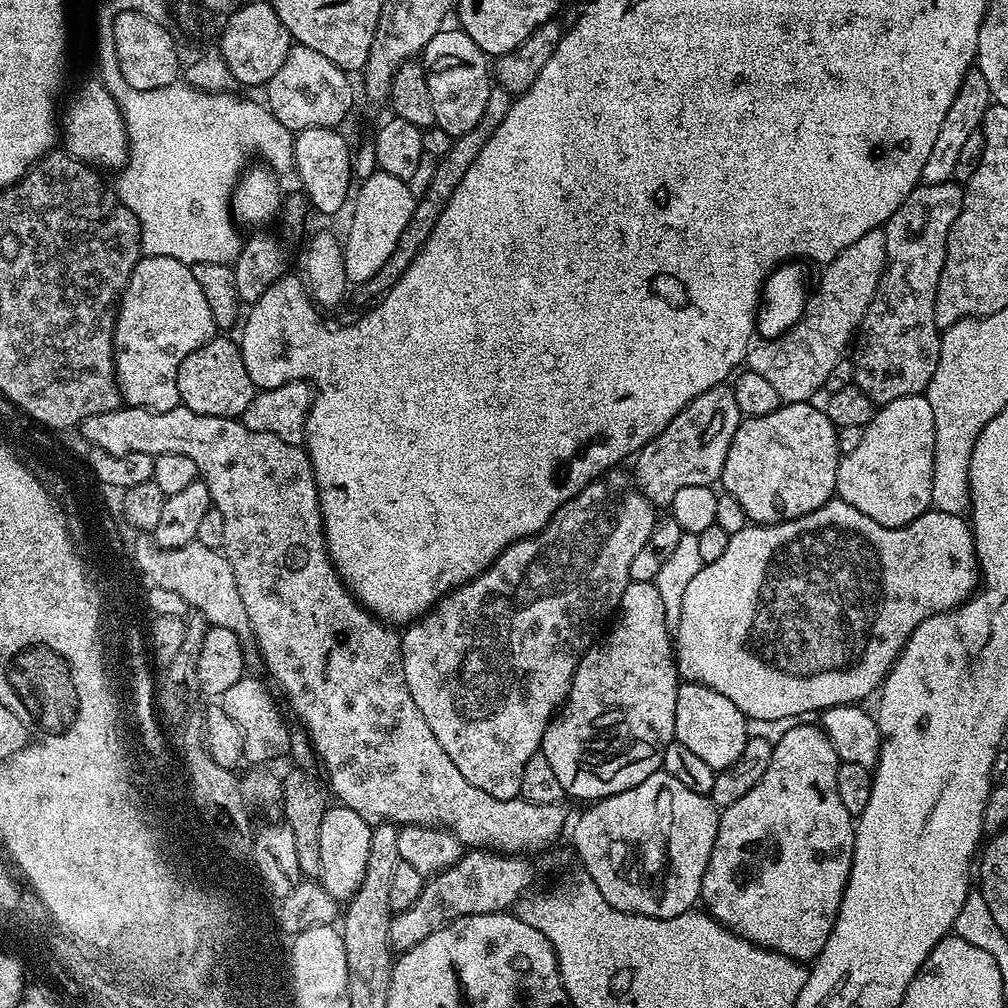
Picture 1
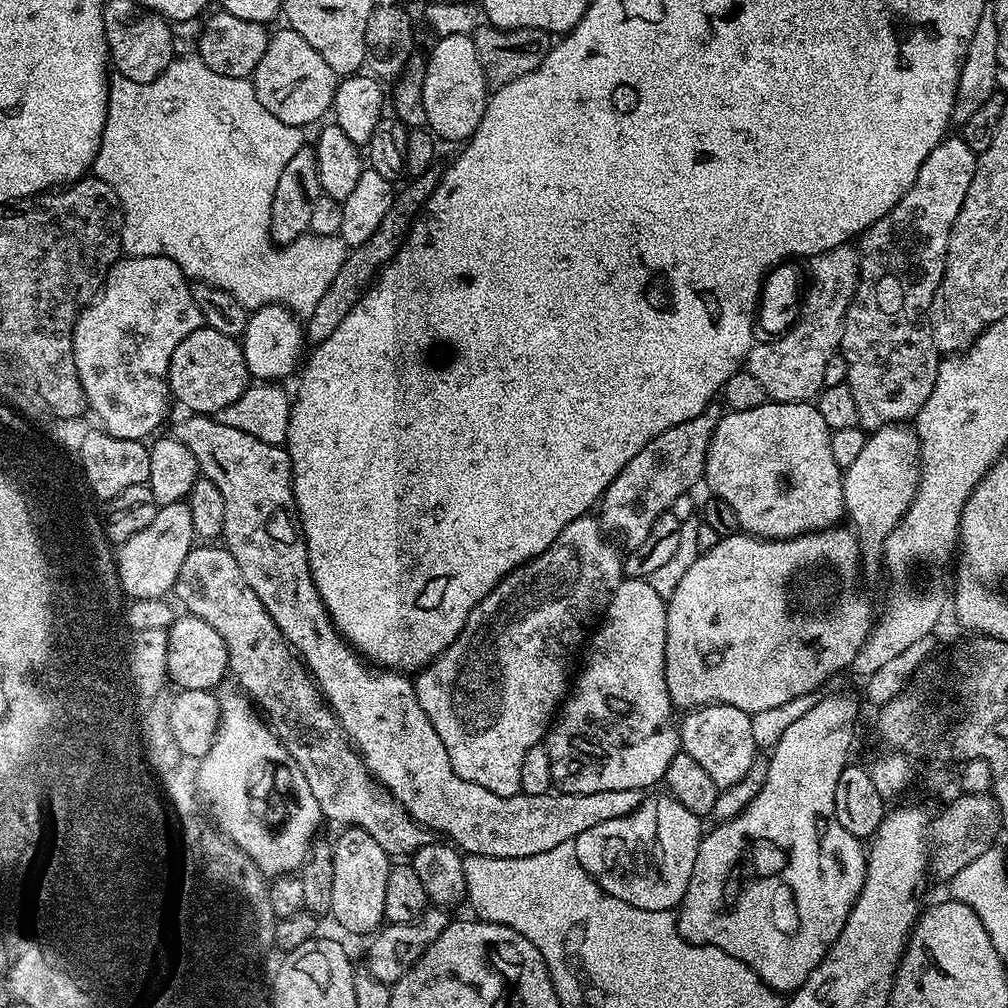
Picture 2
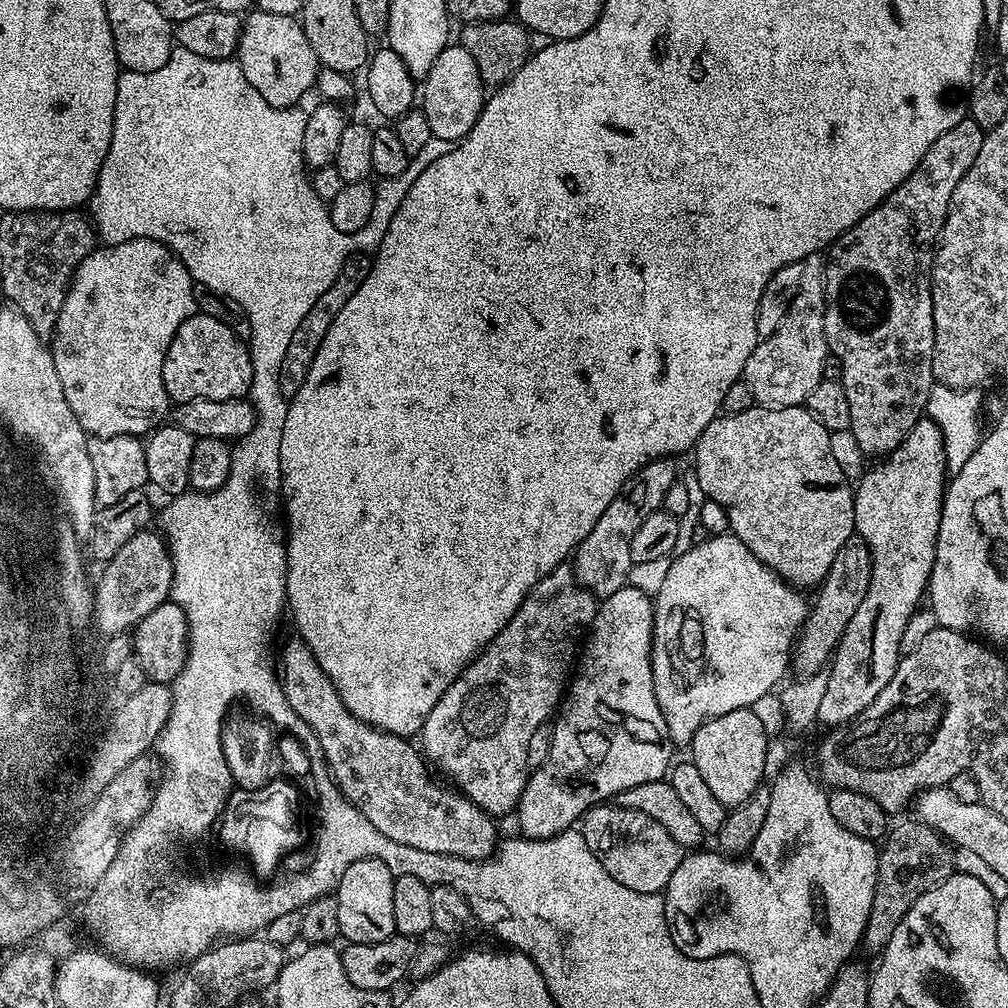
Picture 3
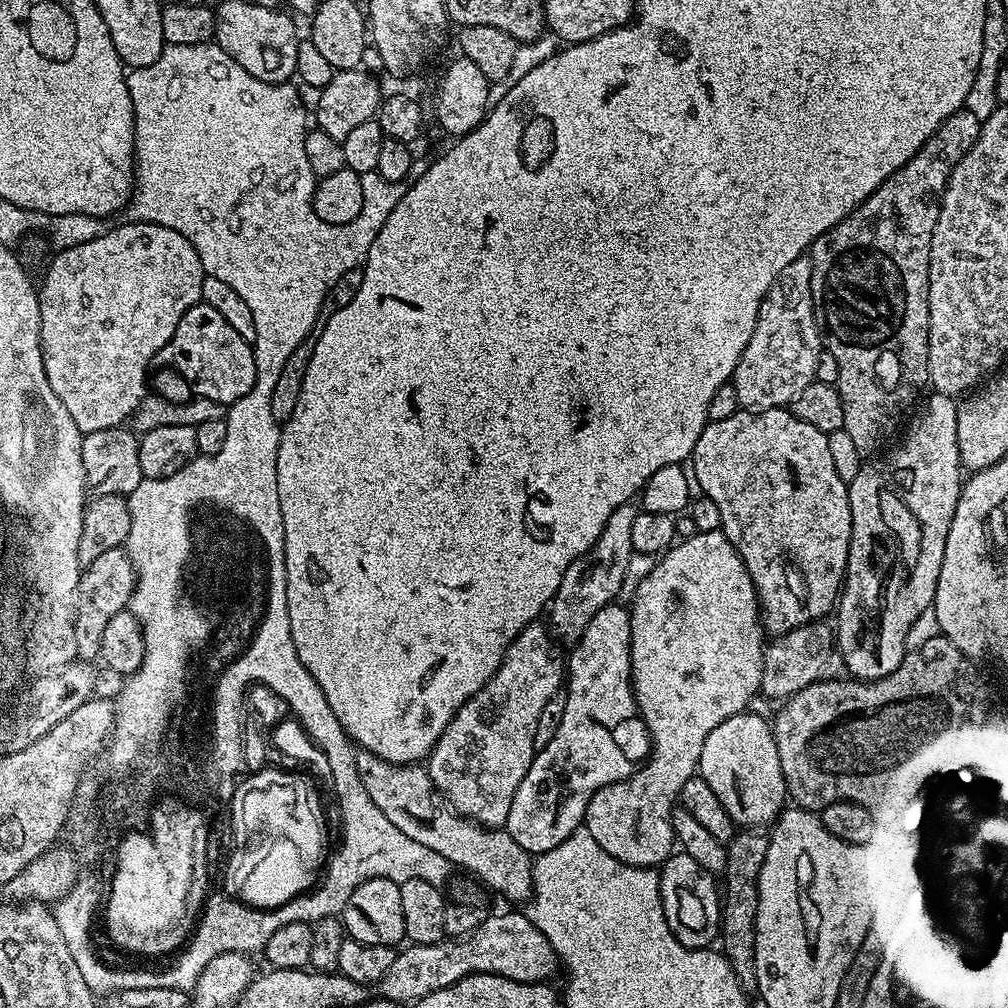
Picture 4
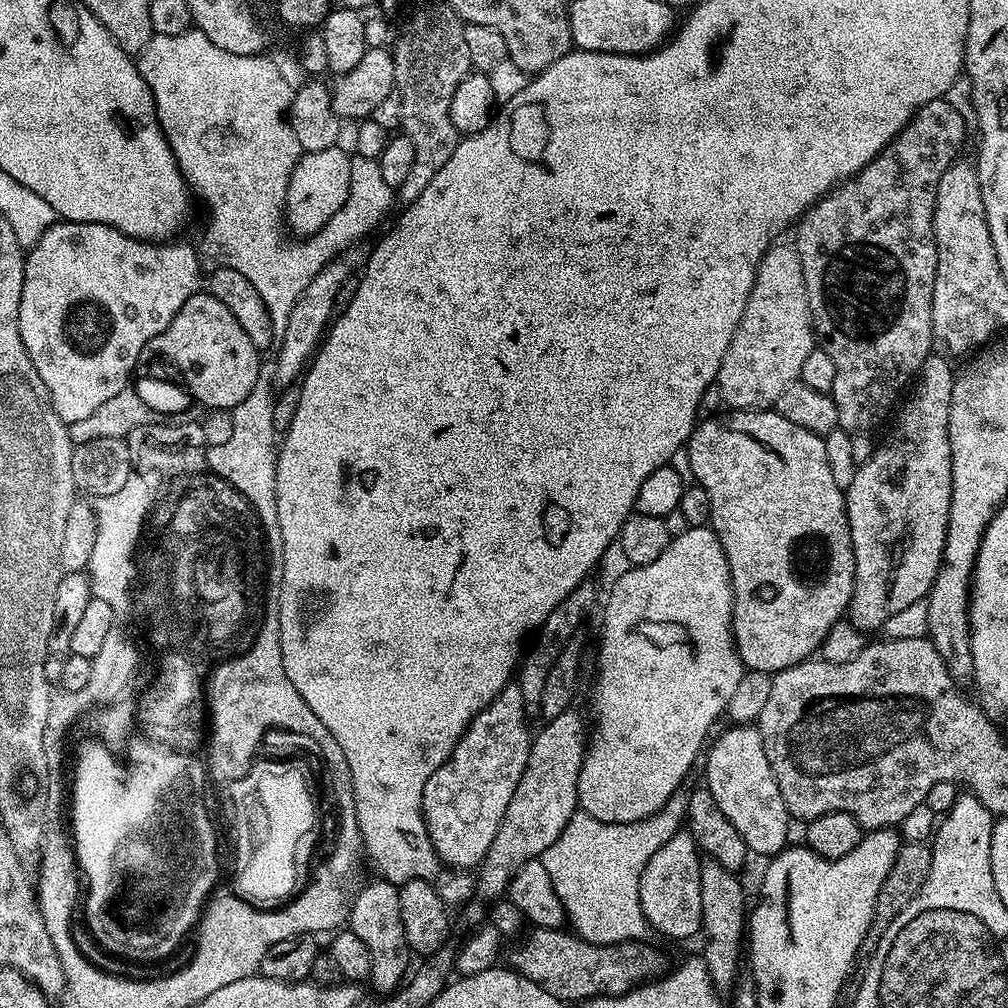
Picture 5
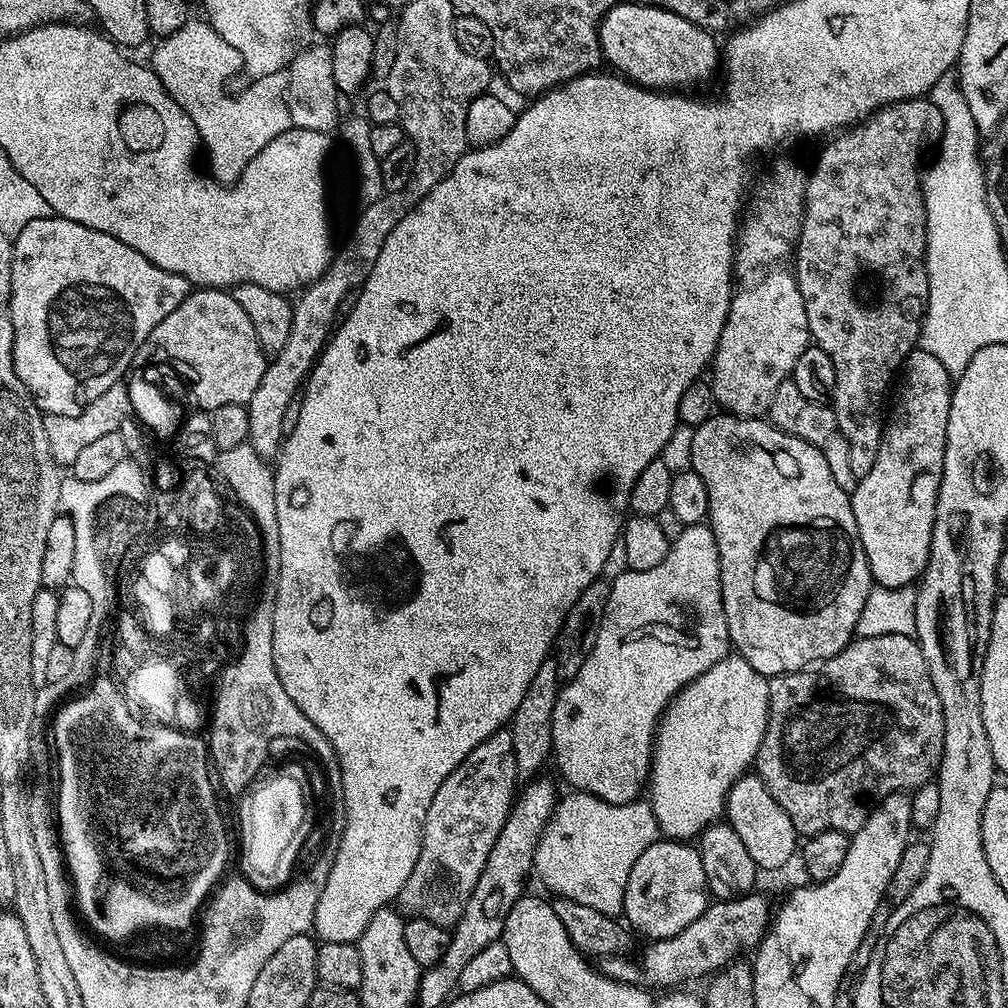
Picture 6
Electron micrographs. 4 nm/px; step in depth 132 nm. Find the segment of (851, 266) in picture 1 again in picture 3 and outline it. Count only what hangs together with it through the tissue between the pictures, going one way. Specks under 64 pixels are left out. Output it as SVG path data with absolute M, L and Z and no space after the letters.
M819 255L807 256L802 261L802 267L799 269L800 272L800 285L796 288L796 293L792 296L792 301L788 304L788 313L784 316L784 321L781 322L780 325L777 326L776 329L773 330L772 333L769 334L768 337L761 339L754 351L750 354L750 358L746 362L746 366L744 367L744 375L743 379L750 386L750 390L752 391L752 399L755 401L757 405L760 406L775 406L778 408L795 408L797 406L803 405L805 401L807 401L808 395L810 394L810 390L814 390L814 386L818 386L818 382L824 379L824 359L828 357L830 354L828 351L828 343L826 342L826 338L824 337L824 266L825 261L821 259Z

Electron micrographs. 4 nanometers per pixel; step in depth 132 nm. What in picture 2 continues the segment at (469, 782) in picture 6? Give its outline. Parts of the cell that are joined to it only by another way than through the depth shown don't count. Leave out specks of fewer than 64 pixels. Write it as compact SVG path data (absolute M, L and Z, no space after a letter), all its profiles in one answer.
M595 515L579 516L574 522L570 522L570 526L566 526L566 530L562 530L562 534L558 534L556 543L532 560L527 560L523 566L516 568L509 576L500 580L498 586L494 586L494 590L490 590L490 594L486 594L486 598L482 598L482 602L478 602L478 606L474 606L474 610L469 614L466 626L462 626L457 640L444 653L437 656L431 664L425 664L415 673L414 683L418 702L422 706L422 710L426 710L426 718L430 718L430 726L434 726L434 730L438 730L438 738L442 738L442 746L446 746L450 766L454 766L454 774L458 774L458 778L466 778L466 782L474 782L499 796L521 795L522 758L526 758L528 748L533 748L547 737L560 705L564 703L570 692L568 671L571 670L572 663L574 663L573 668L577 663L578 653L581 651L590 629L603 617L605 608L612 600L614 590L618 590L620 581L625 579L622 552L619 552L608 540L611 540L609 533L604 531Z

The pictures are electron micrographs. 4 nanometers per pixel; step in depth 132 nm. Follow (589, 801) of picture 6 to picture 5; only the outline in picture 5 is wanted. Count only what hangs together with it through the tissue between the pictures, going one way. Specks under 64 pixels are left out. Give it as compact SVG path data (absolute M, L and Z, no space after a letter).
M684 790L675 792L661 812L629 824L598 822L598 818L582 810L574 813L570 822L566 822L566 830L558 834L554 846L544 851L542 859L546 866L546 874L550 874L550 882L558 898L562 898L567 923L575 935L591 944L626 944L629 940L643 941L647 937L644 935L650 932L650 925L644 916L640 901L642 870L646 870L646 862L650 862L650 857L661 846L666 846L666 842L677 839L679 832L676 831L682 828L687 815L688 792Z

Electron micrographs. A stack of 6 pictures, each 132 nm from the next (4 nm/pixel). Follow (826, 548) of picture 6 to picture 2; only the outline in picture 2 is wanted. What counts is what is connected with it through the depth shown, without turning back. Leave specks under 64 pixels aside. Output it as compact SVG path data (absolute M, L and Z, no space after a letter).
M766 402L762 406L754 406L754 410L738 410L737 412L728 410L725 413L724 417L721 415L716 421L716 429L706 454L706 466L702 480L705 485L708 483L712 487L710 490L712 496L722 498L722 502L727 502L734 509L734 514L738 514L741 529L747 535L762 540L789 540L795 536L804 536L808 532L819 532L822 528L837 527L845 519L842 469L838 466L838 462L834 462L834 453L830 451L832 432L826 426L826 422L822 422L822 414L818 414L815 403L781 404L779 402Z

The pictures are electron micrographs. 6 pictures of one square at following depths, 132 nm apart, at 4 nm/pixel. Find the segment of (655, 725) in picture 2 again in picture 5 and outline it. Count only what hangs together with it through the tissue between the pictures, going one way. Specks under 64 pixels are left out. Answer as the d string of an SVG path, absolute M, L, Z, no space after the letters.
M569 710L543 726L540 733L532 736L532 749L518 790L514 790L514 798L510 798L510 806L506 806L506 818L502 818L502 826L498 826L498 834L494 834L494 842L490 842L490 850L475 873L477 897L503 897L517 870L526 862L543 857L578 810L576 791L586 751L586 724L584 728L583 718L576 710Z

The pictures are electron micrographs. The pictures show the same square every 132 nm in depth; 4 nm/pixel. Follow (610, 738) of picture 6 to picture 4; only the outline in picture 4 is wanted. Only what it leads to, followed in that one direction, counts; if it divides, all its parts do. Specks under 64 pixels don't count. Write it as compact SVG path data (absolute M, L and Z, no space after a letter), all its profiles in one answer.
M723 531L696 532L694 538L686 538L673 543L672 547L657 559L654 570L650 570L650 574L646 578L642 578L636 595L631 597L630 611L632 614L630 618L632 693L636 695L636 709L639 710L640 717L644 720L644 727L650 741L650 751L648 759L643 761L632 775L618 781L617 784L602 786L594 794L594 798L590 798L590 802L586 806L583 827L587 828L589 834L594 837L594 842L598 842L598 846L602 846L602 850L606 850L608 854L618 858L623 864L629 864L635 868L656 868L663 865L664 861L673 855L672 809L679 801L682 786L686 786L686 782L691 776L697 775L702 758L702 746L706 742L710 730L714 730L714 726L726 722L726 718L745 711L751 705L748 703L760 692L766 633L760 619L760 602L756 599L754 582L738 554L738 550L734 550L734 546L725 538Z

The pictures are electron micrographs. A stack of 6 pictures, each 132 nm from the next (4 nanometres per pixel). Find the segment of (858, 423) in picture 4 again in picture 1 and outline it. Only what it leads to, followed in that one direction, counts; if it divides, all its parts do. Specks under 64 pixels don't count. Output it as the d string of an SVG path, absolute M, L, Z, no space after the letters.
M947 180L941 184L921 183L912 191L909 196L904 199L902 206L898 210L894 210L894 214L887 222L885 222L883 230L886 238L886 258L888 263L884 266L884 273L880 276L880 282L876 285L876 293L868 307L868 313L862 318L858 335L854 340L854 352L856 348L856 356L851 357L854 369L854 383L857 388L863 390L876 405L889 404L894 402L894 398L906 398L907 396L918 396L927 393L930 378L934 378L934 370L938 366L938 354L940 353L941 329L936 327L936 319L934 318L934 302L936 301L936 291L938 290L938 278L944 269L944 259L946 258L946 242L948 241L948 231L950 226L954 226L954 218L958 218L958 214L962 210L962 202L964 201L964 188L959 183Z

